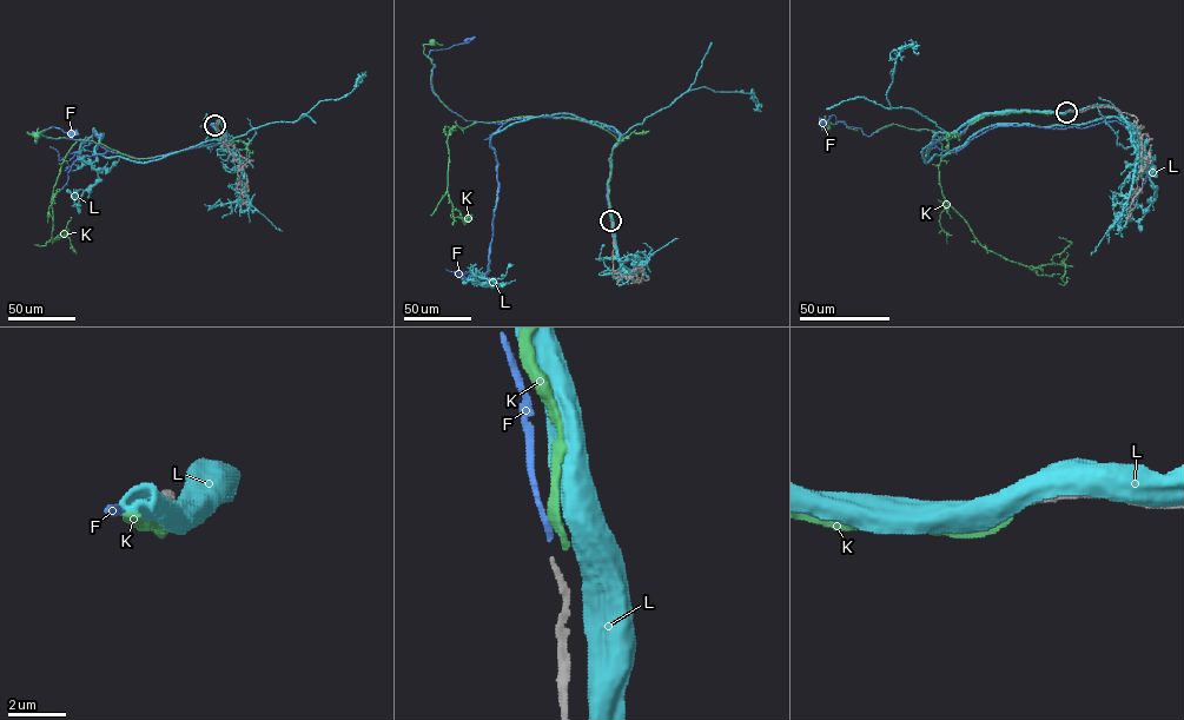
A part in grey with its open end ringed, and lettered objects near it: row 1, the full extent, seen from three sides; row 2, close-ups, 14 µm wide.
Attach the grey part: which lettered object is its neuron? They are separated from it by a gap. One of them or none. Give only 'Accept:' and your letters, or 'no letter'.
Accept: F

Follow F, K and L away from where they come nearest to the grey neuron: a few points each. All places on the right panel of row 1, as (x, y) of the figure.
F: (1065, 112), (985, 113), (927, 158), (931, 130), (897, 124), (866, 136), (833, 114), (822, 124)
K: (1066, 113), (987, 114), (936, 143), (926, 157), (932, 130), (892, 124), (866, 136), (840, 121), (826, 124)
L: (1066, 112), (984, 112), (923, 157), (996, 124), (1116, 117), (1137, 126), (1155, 191), (1137, 220), (1129, 207)

